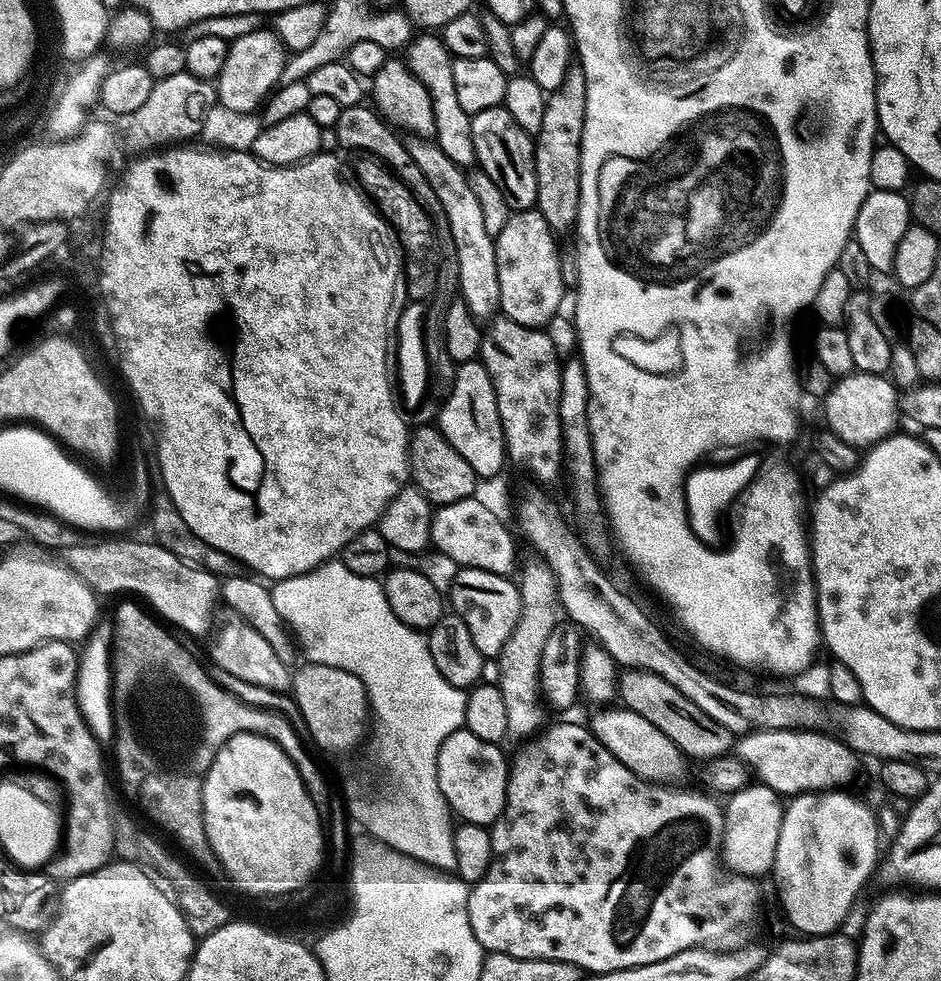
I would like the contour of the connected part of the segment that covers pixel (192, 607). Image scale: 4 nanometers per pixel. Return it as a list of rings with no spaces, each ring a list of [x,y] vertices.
[[[104,538],[101,544],[69,543],[62,552],[63,563],[74,574],[78,574],[78,578],[85,580],[97,594],[124,592],[120,594],[145,596],[149,600],[147,603],[169,625],[177,624],[182,631],[192,636],[204,636],[208,631],[213,631],[212,611],[216,608],[216,600],[218,602],[218,580],[213,573],[203,566],[180,560],[161,544],[118,539],[122,538]]]

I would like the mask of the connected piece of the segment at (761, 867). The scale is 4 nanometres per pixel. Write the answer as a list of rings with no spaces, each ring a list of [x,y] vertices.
[[[749,782],[743,788],[731,793],[727,800],[728,804],[723,805],[723,867],[737,876],[761,878],[760,876],[769,875],[774,866],[774,854],[778,850],[778,834],[784,817],[785,805],[782,803],[780,793],[765,784]]]

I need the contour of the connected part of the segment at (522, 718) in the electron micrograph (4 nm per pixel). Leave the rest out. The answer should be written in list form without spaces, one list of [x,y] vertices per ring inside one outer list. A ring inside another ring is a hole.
[[[543,562],[528,564],[519,573],[520,613],[518,626],[514,626],[514,634],[506,638],[506,646],[502,646],[498,661],[500,663],[500,679],[502,699],[506,701],[506,722],[511,739],[522,740],[541,731],[545,723],[545,705],[542,703],[540,688],[540,663],[542,649],[550,638],[554,626],[561,623],[562,609],[560,593],[556,590],[556,576]],[[541,723],[541,724],[540,724]]]

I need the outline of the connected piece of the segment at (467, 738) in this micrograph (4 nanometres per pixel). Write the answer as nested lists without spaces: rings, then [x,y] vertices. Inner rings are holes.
[[[461,730],[450,734],[438,750],[438,786],[448,807],[465,824],[491,826],[504,813],[509,757],[500,744],[491,744],[478,734]]]

